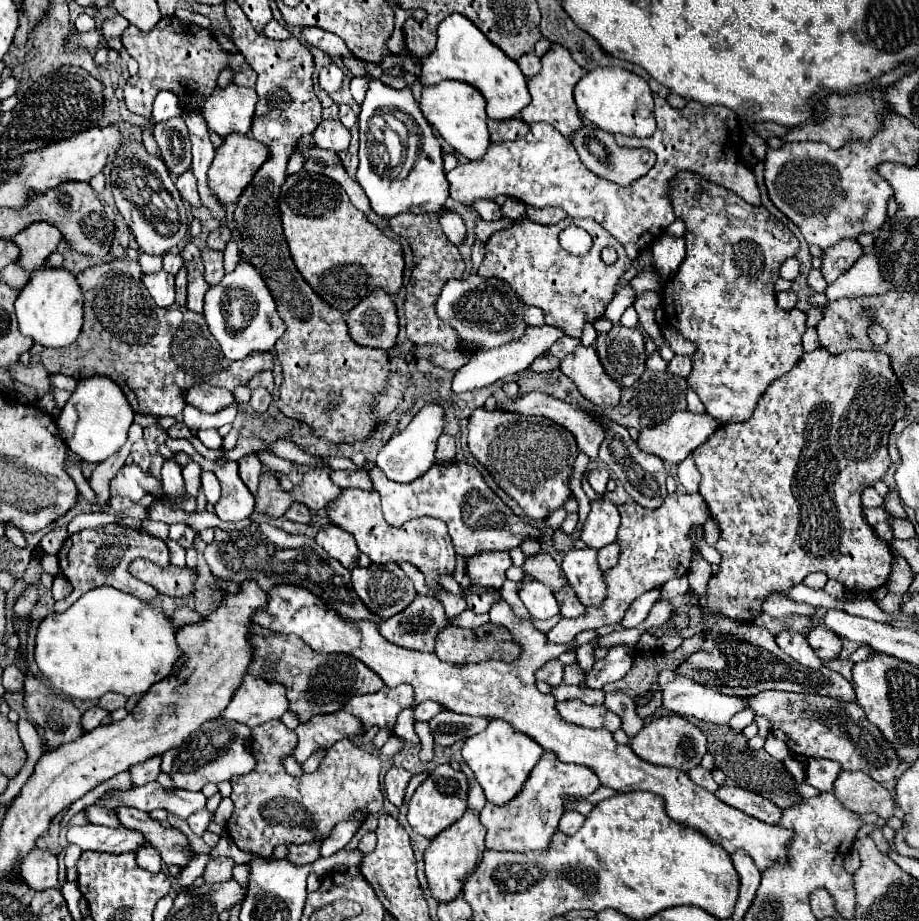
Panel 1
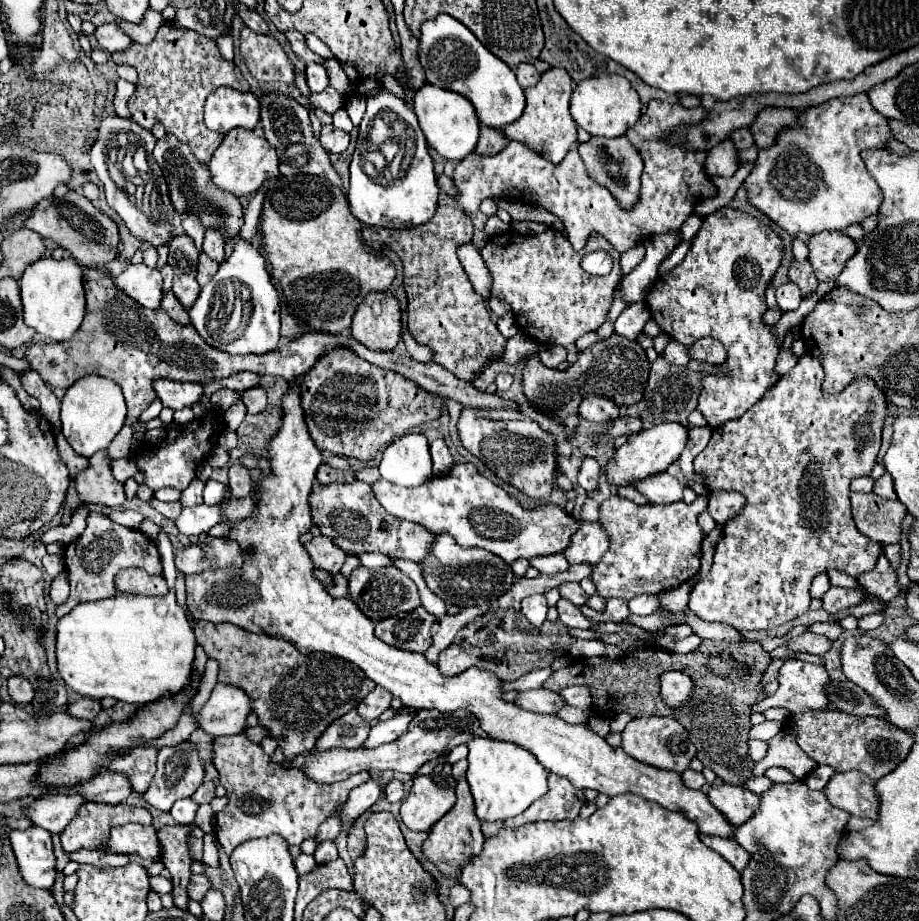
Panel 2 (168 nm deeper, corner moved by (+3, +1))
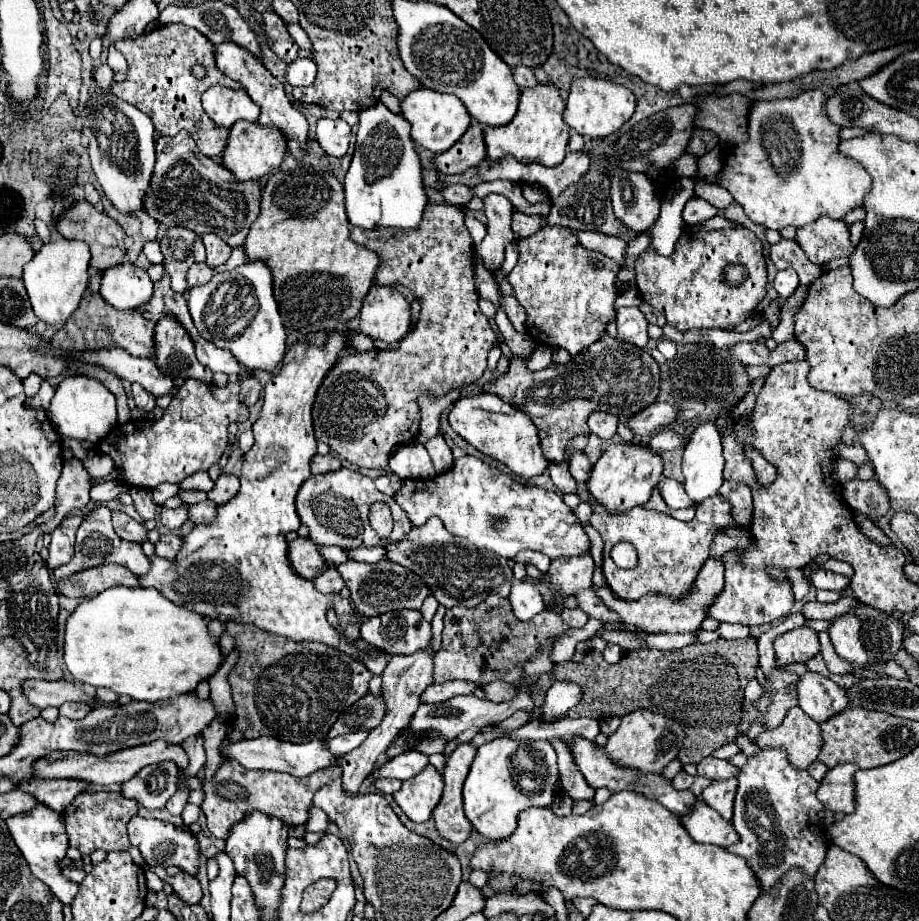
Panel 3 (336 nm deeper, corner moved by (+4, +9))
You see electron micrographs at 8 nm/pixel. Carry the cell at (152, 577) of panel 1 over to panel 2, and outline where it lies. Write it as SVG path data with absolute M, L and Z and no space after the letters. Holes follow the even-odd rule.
M126 568L120 570L116 576L116 588L128 594L142 594L142 596L164 596L168 594L166 578L152 576L140 568Z

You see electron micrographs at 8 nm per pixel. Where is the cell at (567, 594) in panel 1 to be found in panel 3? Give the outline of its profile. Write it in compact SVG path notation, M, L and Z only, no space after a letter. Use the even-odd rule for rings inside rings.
M565 608L561 612L561 618L563 618L563 622L567 622L569 628L583 628L587 624L587 620L589 620L589 616L581 608L575 608L575 610Z

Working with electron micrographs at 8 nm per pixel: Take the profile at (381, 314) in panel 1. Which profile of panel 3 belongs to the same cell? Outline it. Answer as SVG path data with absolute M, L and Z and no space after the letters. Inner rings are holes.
M373 284L363 300L359 330L385 344L399 342L411 330L411 304L393 286Z

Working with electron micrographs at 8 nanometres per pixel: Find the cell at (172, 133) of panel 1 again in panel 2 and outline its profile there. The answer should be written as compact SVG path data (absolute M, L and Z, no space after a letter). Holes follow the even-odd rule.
M166 134L164 138L160 138L156 142L156 146L154 146L154 160L162 168L162 174L164 174L166 182L168 182L170 198L174 202L174 208L178 212L182 212L184 208L192 208L200 216L204 228L214 228L214 230L218 230L224 236L226 250L230 252L232 244L228 242L228 238L234 236L234 234L238 234L240 226L244 224L244 212L242 212L242 206L240 206L238 198L232 196L232 194L226 194L226 192L218 190L212 184L208 170L202 168L200 162L194 158L194 154L188 150L188 144L180 142L172 134Z

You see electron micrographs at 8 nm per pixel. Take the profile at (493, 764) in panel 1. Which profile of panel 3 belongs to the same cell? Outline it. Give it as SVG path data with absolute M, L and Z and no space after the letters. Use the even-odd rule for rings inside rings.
M497 738L479 746L463 786L463 808L473 830L487 840L503 840L515 832L519 814L527 808L549 808L559 778L557 754L547 740Z

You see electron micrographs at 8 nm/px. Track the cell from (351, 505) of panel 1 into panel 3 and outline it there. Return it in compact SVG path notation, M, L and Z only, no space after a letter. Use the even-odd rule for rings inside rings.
M339 468L337 472L323 474L323 476L309 476L307 482L303 482L303 486L299 488L295 506L297 506L301 524L309 528L311 540L319 546L339 546L347 550L357 548L357 546L387 546L387 542L397 542L405 538L407 532L411 530L409 518L403 514L403 508L391 496L381 494L375 488L375 482L371 478L347 468ZM373 502L385 502L391 508L395 526L389 538L379 540L379 534L371 528L367 520L369 506Z

